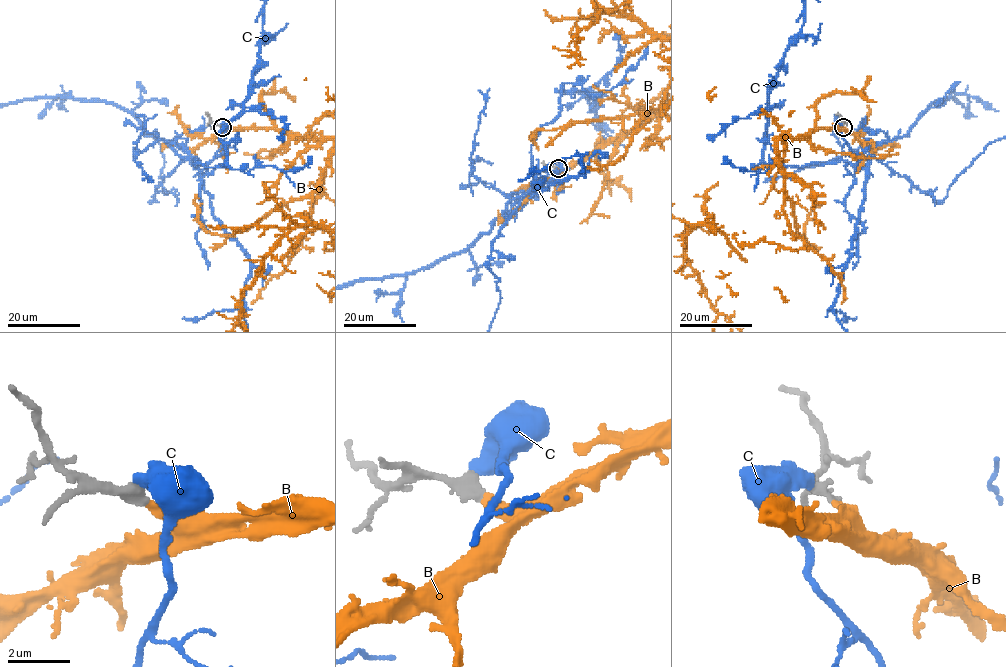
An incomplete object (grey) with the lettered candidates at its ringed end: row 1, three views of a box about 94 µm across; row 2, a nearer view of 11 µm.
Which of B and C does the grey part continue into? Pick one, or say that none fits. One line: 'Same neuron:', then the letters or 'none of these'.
Same neuron: B

